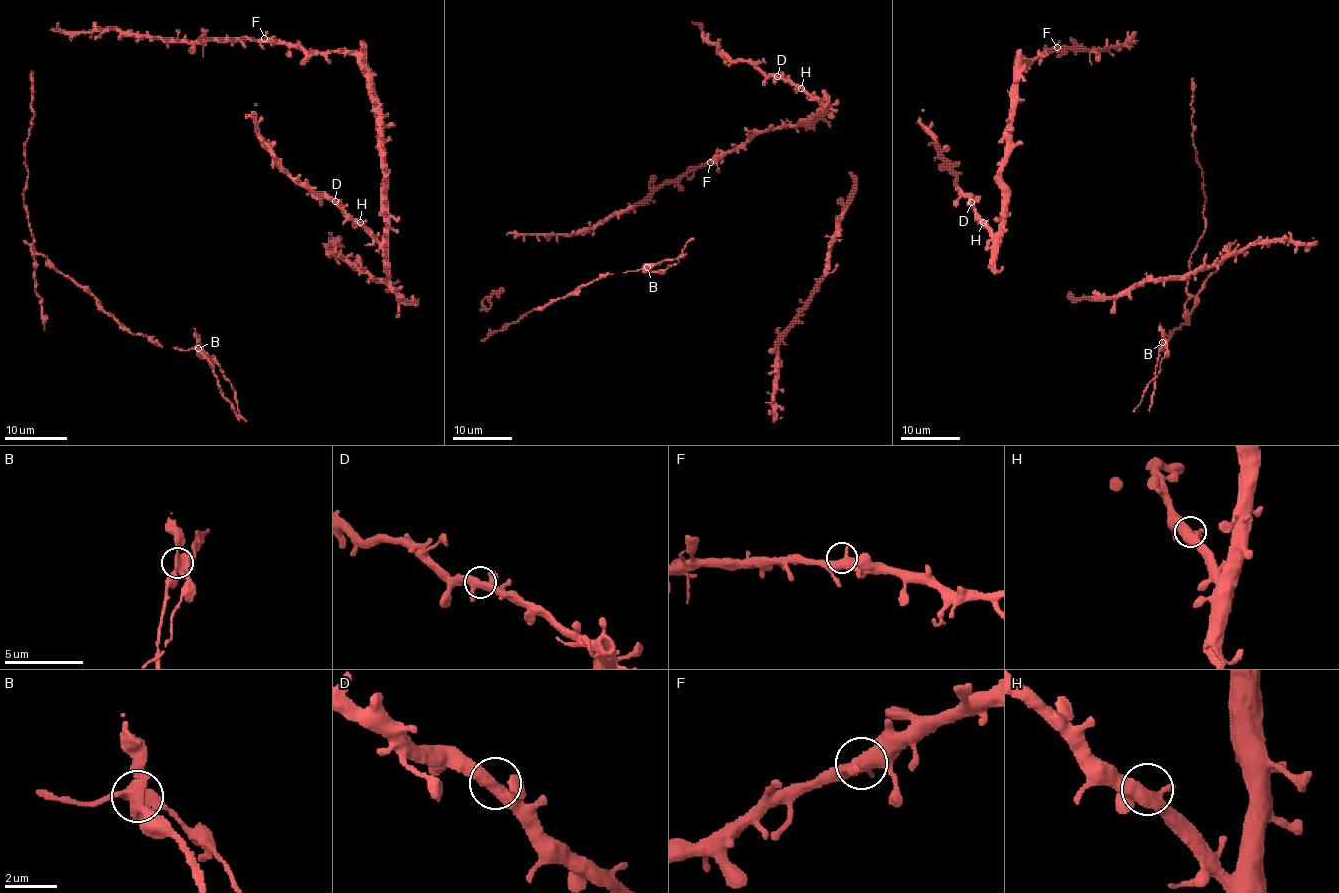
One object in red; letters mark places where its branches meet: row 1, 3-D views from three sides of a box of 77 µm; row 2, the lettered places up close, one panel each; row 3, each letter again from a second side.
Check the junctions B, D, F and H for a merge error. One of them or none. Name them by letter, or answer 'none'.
B

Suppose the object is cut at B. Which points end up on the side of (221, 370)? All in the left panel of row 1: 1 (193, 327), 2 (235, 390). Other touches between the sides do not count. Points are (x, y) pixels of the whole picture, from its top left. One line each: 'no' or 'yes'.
1: no
2: yes

